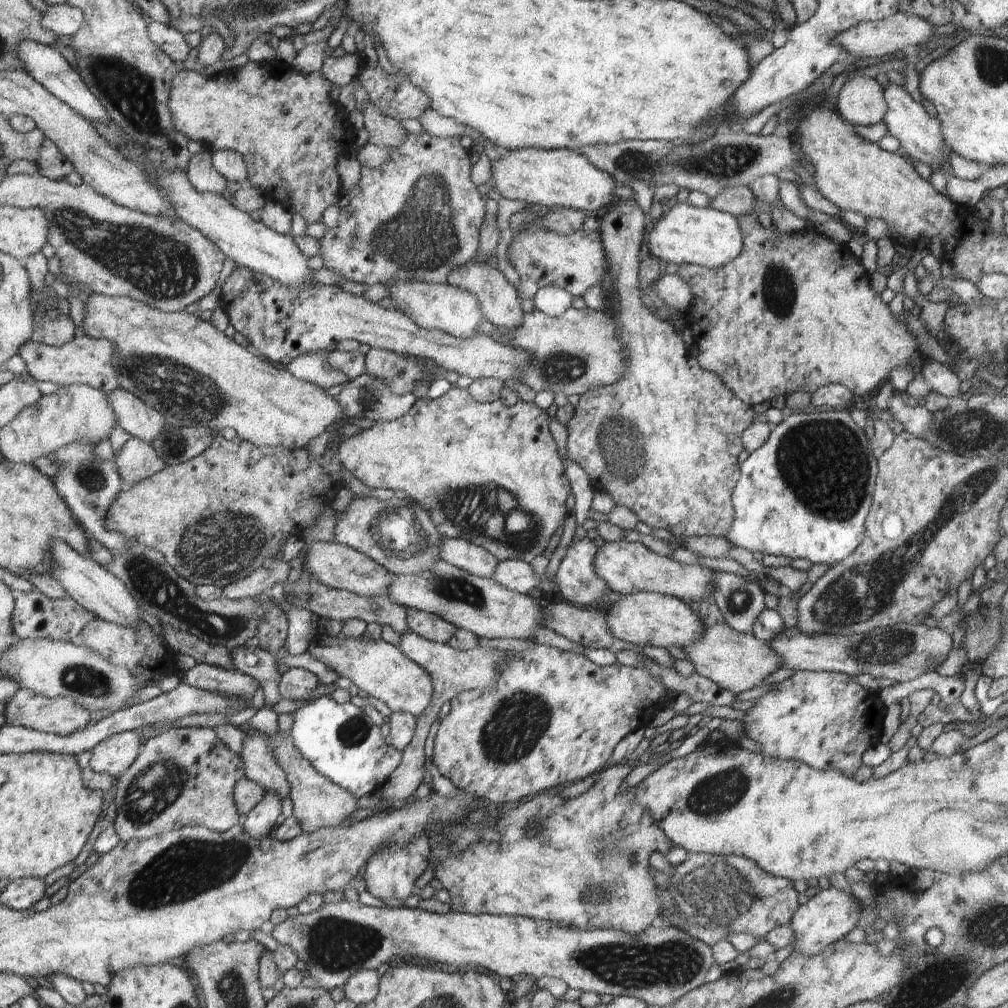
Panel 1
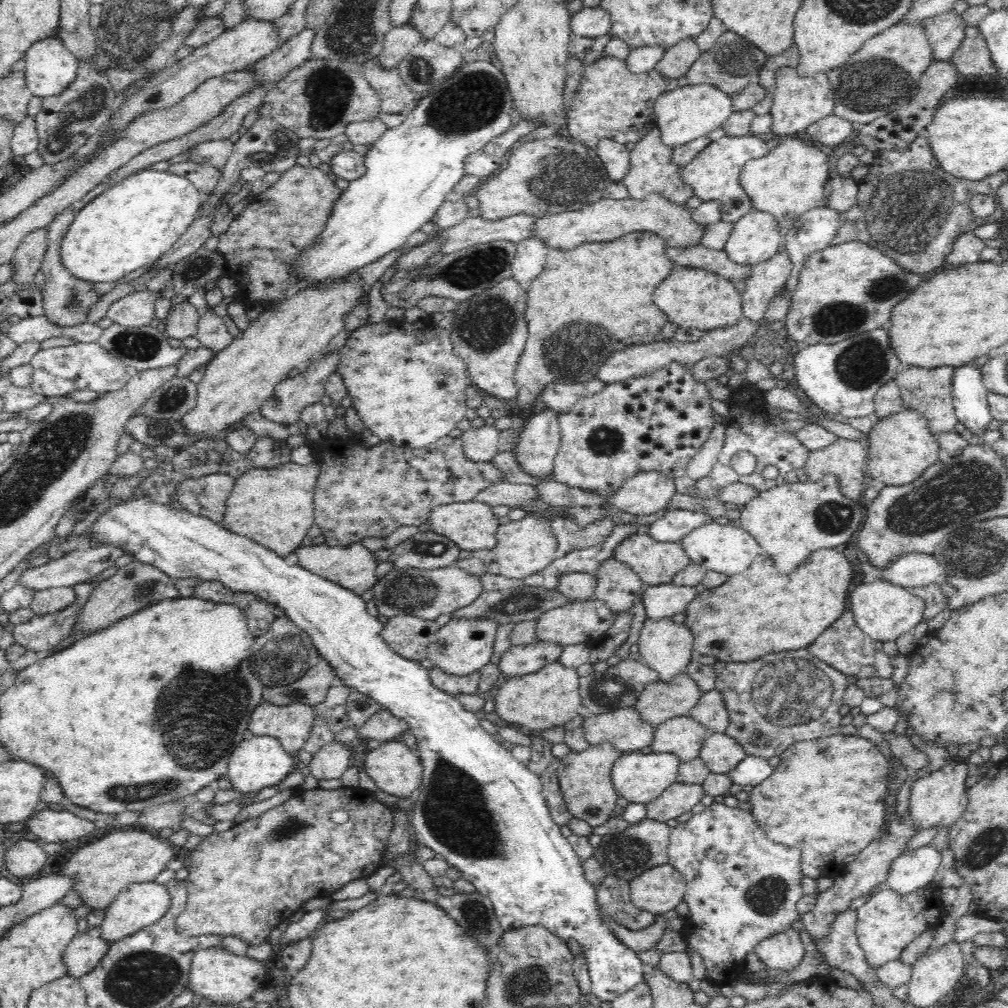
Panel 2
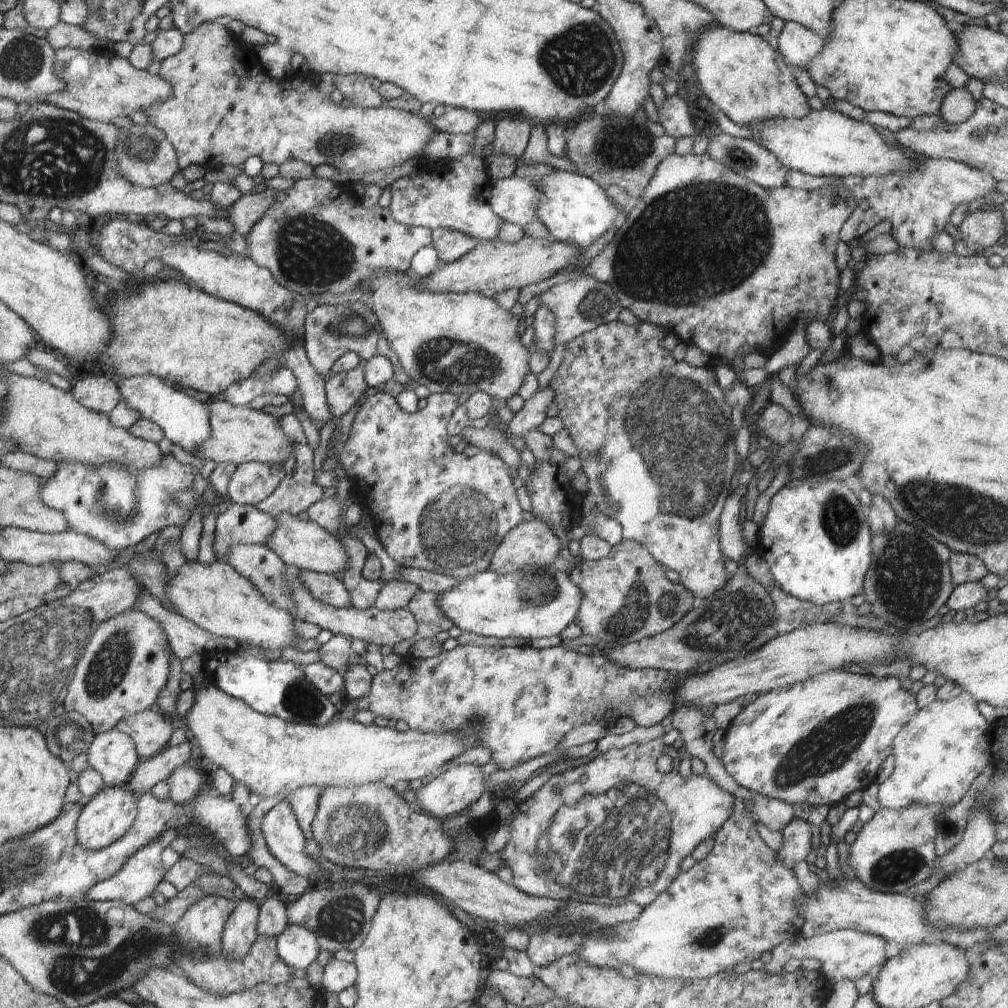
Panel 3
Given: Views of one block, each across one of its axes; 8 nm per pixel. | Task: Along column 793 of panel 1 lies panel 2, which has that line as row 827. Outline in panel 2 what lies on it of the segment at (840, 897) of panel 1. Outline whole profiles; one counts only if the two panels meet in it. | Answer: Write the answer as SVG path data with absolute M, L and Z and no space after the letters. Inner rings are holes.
M952 761L942 769L914 781L911 788L909 815L919 831L938 826L951 827L962 818L968 804L966 778L969 775L965 762Z

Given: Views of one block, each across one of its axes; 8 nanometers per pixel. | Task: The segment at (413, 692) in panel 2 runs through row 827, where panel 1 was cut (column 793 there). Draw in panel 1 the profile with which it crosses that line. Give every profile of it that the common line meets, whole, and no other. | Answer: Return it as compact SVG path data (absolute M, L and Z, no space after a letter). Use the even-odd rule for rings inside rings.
M848 409L824 412L791 412L780 424L773 426L770 438L766 440L766 443L755 452L750 453L744 463L740 465L741 476L731 497L734 510L733 522L725 538L730 542L730 545L742 547L752 551L752 553L762 552L764 555L779 555L791 560L806 558L813 565L828 564L832 566L840 563L864 541L865 521L873 502L878 472L877 453L872 443L867 439L865 430L854 422L854 418L850 416Z

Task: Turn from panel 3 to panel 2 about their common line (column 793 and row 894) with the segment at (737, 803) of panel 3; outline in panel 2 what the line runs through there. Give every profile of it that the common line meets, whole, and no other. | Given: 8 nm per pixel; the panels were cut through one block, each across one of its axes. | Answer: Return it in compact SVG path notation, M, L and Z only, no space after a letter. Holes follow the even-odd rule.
M938 883L923 886L909 893L899 893L884 886L879 892L872 893L856 910L856 934L868 965L877 969L892 960L900 959L904 948L922 932L938 928L942 924L943 907L947 900L948 894Z

